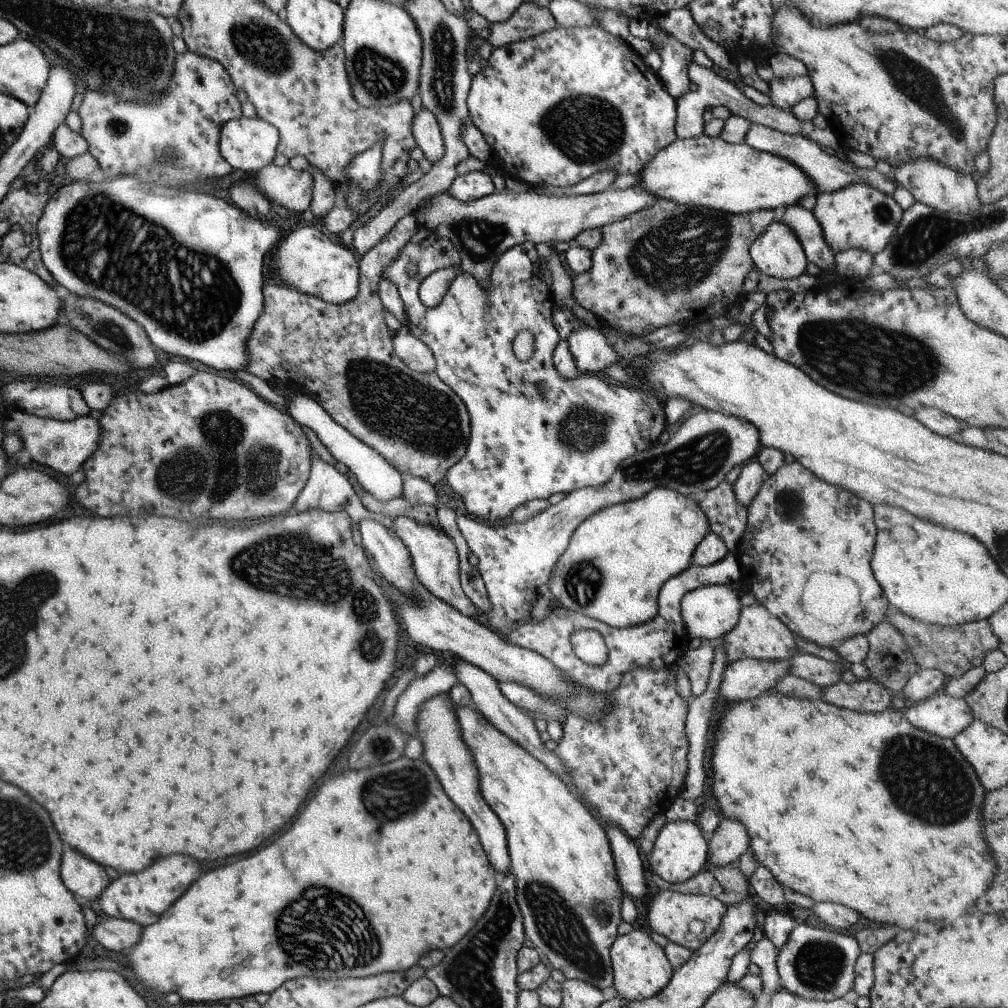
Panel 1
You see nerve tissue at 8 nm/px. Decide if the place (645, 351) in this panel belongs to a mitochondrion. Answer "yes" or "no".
no

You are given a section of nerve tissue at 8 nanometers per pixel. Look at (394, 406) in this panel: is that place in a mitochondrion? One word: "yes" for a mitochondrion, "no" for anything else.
yes

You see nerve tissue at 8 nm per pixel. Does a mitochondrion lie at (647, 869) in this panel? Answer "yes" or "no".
no

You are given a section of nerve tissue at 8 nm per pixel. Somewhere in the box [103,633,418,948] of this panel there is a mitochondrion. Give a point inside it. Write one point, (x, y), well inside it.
(380, 748)

